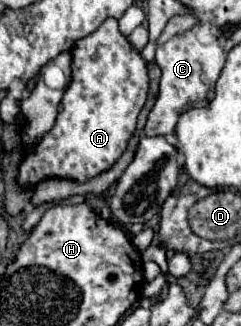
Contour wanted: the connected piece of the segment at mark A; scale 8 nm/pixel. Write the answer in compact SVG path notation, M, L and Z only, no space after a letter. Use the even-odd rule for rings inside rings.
M106 19L92 35L72 47L72 81L64 91L54 127L26 149L18 165L22 191L46 179L72 179L84 183L108 171L124 153L136 129L136 117L148 97L146 61L120 33L116 19Z

